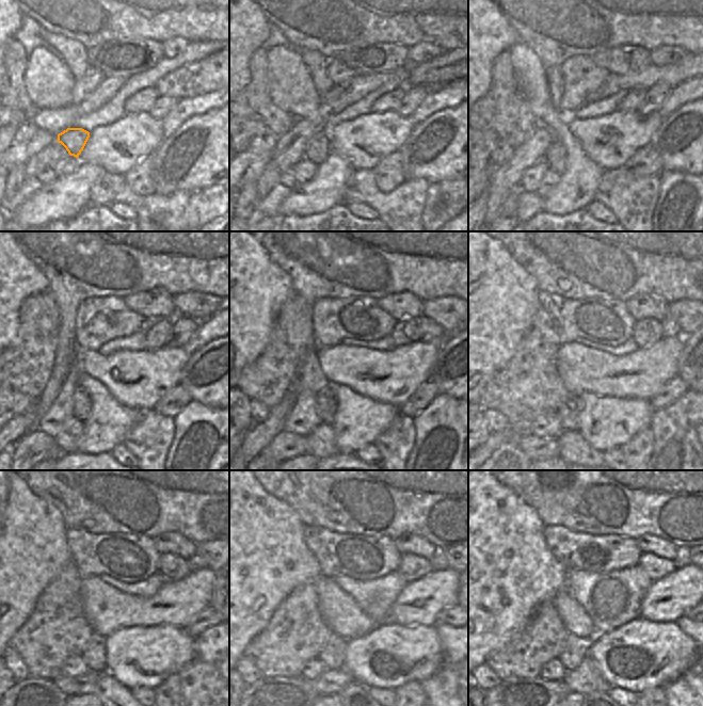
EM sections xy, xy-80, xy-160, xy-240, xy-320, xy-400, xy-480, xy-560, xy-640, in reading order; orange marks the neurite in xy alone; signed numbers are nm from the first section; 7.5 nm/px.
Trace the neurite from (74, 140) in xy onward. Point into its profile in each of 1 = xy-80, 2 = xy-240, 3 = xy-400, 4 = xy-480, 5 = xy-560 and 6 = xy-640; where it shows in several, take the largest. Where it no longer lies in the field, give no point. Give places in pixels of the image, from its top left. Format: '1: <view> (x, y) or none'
1: xy-80 (318, 148)
2: xy-240 (81, 400)
3: xy-400 (569, 410)
4: xy-480 (94, 655)
5: xy-560 (333, 655)
6: xy-640 (576, 650)

